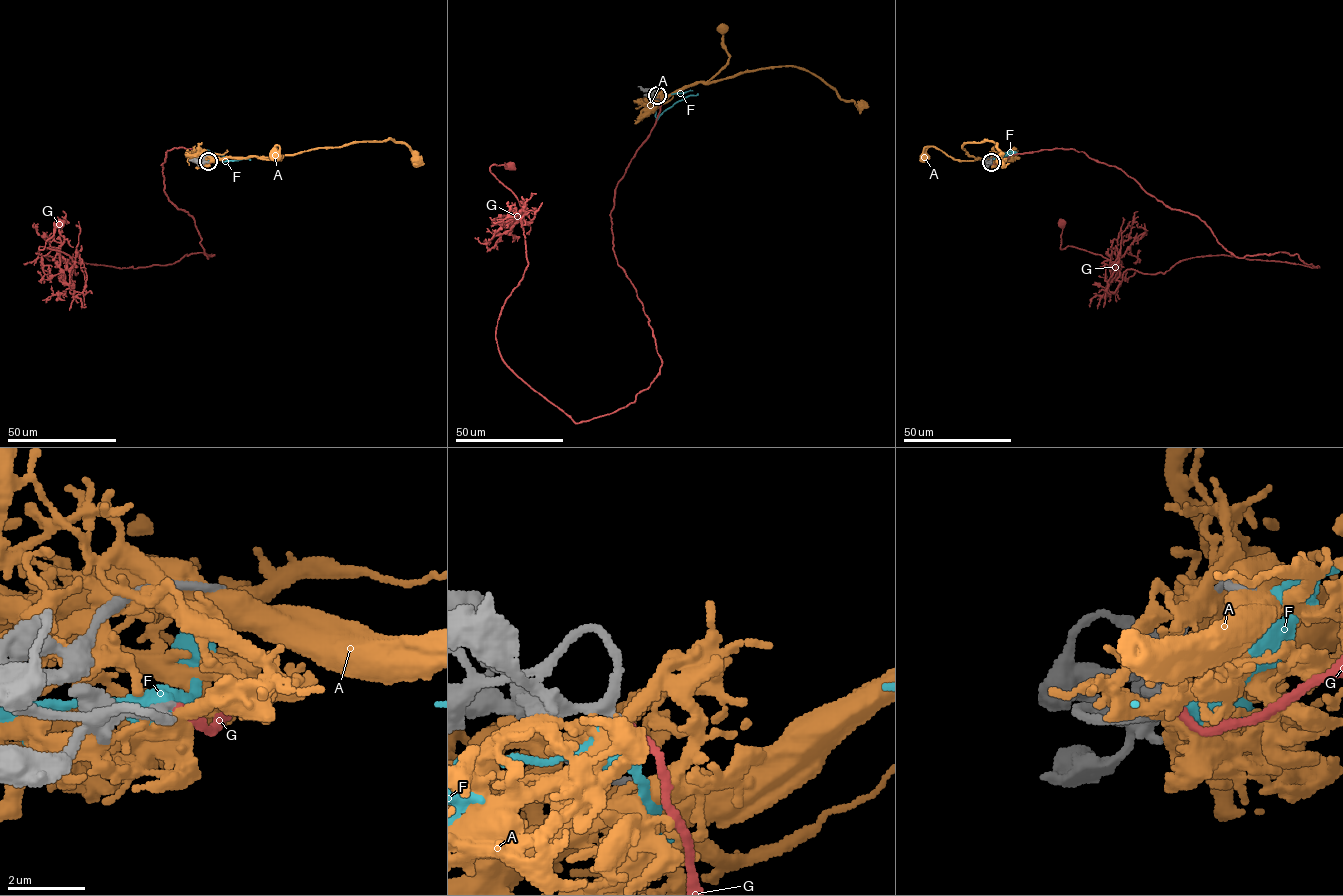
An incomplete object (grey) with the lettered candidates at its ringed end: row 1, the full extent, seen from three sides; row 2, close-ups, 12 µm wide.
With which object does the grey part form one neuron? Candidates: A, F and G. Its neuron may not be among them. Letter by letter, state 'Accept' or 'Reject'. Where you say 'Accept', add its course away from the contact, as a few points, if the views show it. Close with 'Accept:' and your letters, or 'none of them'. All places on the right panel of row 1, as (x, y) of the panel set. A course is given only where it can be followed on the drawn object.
A: Reject
F: Reject
G: Accept. Its course: (991, 162), (1083, 152), (1236, 256), (1319, 267), (1206, 255), (1121, 282), (1100, 255), (1060, 249), (1063, 222)
Accept: G

